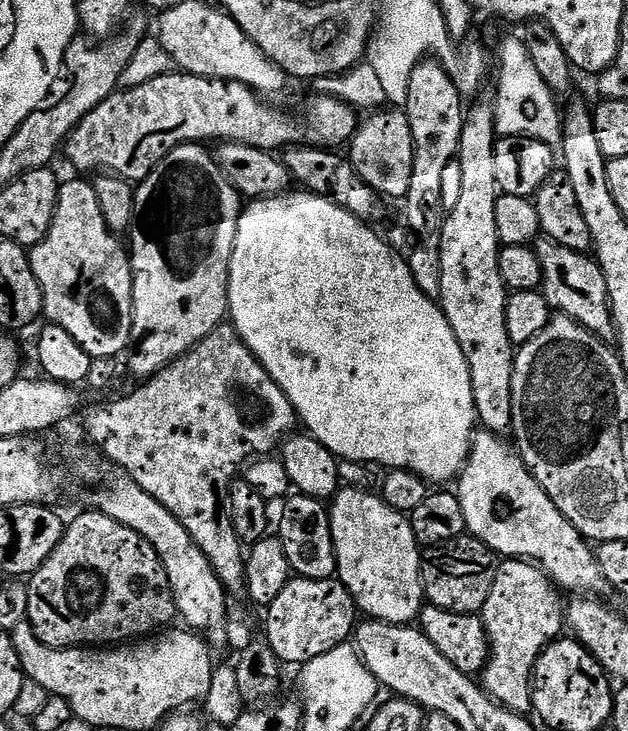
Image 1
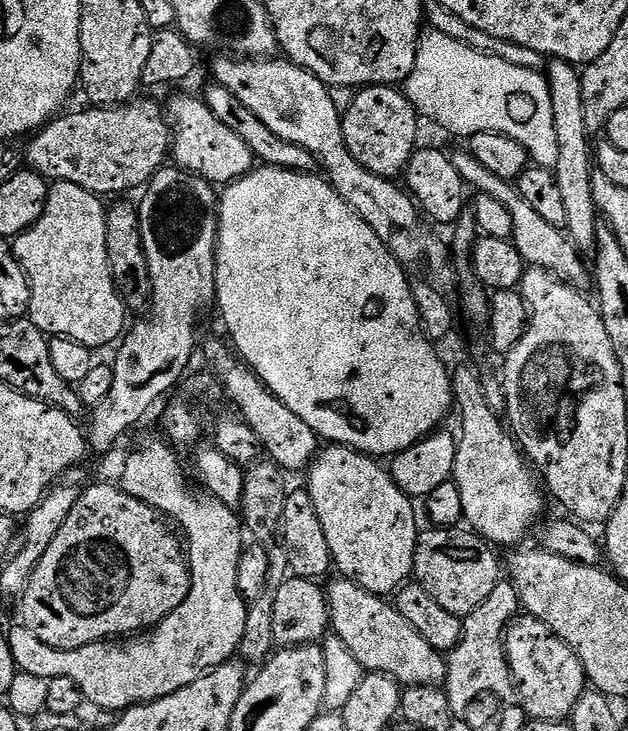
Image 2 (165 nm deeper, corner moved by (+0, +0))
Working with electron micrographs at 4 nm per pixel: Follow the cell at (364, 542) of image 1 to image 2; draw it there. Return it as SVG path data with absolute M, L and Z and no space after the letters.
M321 447L307 469L306 491L322 524L335 571L366 591L387 597L413 575L418 528L412 525L413 501L376 464L373 457L353 448Z

